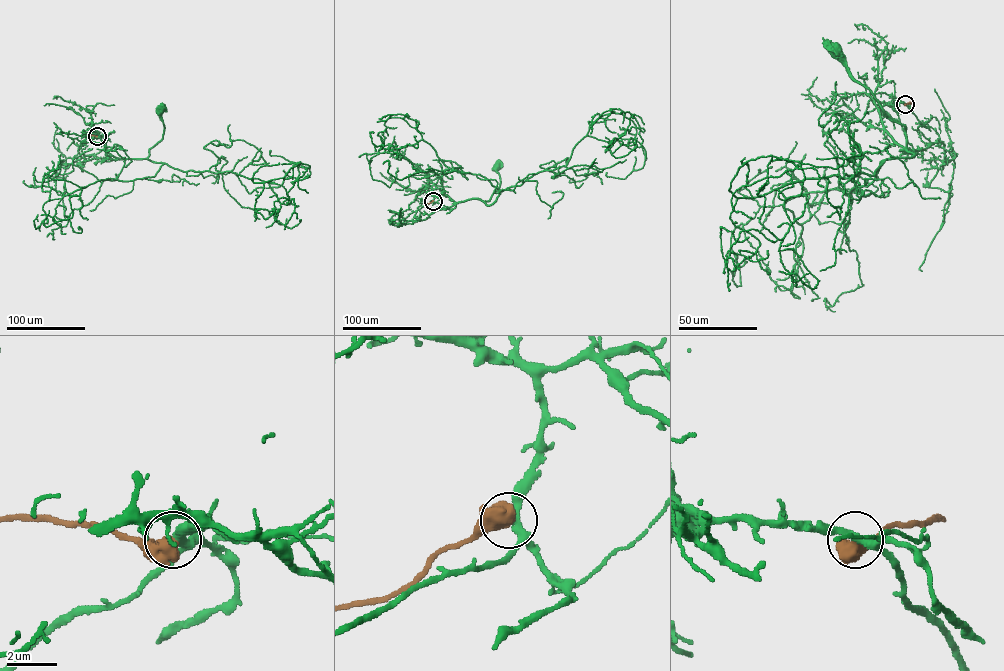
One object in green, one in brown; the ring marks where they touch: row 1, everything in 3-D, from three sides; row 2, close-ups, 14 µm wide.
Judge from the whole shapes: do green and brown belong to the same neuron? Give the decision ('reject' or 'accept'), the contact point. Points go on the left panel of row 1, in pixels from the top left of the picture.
reject; at (97, 136)

